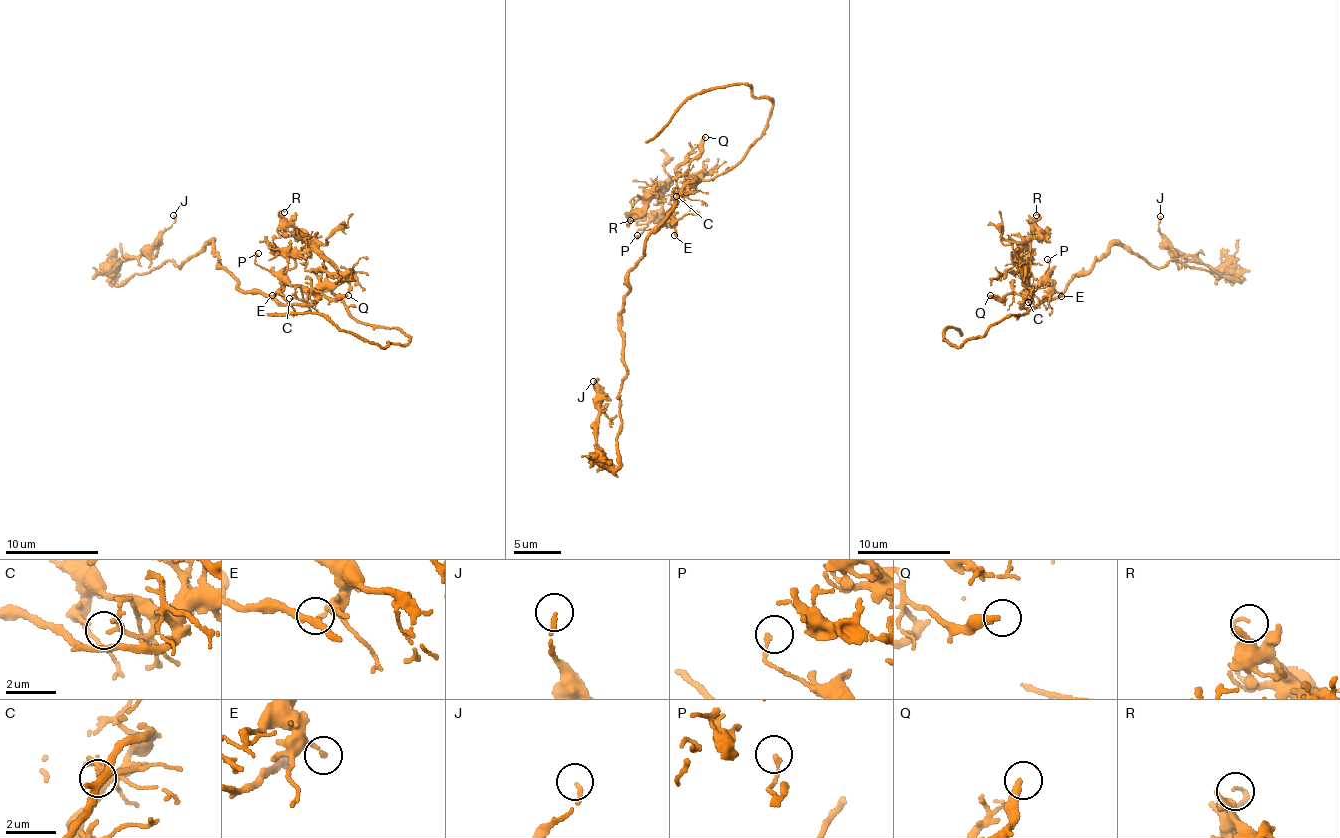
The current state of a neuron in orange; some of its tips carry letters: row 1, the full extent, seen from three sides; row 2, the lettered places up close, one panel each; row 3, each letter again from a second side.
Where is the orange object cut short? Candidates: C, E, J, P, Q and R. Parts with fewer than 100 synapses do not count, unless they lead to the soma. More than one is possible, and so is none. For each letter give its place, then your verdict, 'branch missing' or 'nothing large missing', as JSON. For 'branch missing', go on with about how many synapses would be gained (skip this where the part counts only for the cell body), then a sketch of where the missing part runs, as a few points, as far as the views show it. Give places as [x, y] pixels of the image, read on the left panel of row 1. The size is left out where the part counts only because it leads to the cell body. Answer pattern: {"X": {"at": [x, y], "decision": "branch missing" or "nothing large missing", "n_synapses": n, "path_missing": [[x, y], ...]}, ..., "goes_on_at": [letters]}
{"C": {"at": [289, 298], "decision": "nothing large missing"}, "E": {"at": [272, 295], "decision": "nothing large missing"}, "J": {"at": [173, 215], "decision": "nothing large missing"}, "P": {"at": [258, 253], "decision": "nothing large missing"}, "Q": {"at": [348, 295], "decision": "nothing large missing"}, "R": {"at": [284, 212], "decision": "nothing large missing"}, "goes_on_at": []}

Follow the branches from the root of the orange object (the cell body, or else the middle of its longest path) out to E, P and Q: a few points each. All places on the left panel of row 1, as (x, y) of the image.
E: (247, 290), (254, 289), (286, 305), (314, 302), (311, 293), (287, 282), (281, 284), (272, 295)
P: (247, 290), (254, 289), (286, 305), (314, 302), (308, 291), (286, 282), (255, 262), (258, 253)
Q: (247, 290), (254, 289), (286, 305), (310, 303), (315, 299), (311, 290), (329, 298), (348, 295)

